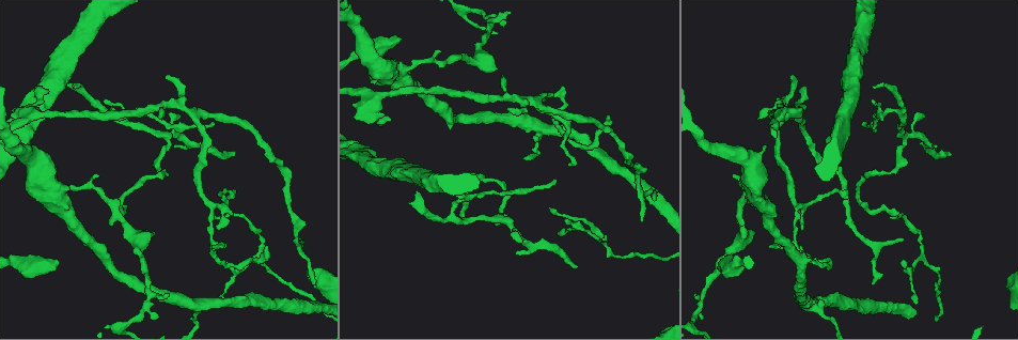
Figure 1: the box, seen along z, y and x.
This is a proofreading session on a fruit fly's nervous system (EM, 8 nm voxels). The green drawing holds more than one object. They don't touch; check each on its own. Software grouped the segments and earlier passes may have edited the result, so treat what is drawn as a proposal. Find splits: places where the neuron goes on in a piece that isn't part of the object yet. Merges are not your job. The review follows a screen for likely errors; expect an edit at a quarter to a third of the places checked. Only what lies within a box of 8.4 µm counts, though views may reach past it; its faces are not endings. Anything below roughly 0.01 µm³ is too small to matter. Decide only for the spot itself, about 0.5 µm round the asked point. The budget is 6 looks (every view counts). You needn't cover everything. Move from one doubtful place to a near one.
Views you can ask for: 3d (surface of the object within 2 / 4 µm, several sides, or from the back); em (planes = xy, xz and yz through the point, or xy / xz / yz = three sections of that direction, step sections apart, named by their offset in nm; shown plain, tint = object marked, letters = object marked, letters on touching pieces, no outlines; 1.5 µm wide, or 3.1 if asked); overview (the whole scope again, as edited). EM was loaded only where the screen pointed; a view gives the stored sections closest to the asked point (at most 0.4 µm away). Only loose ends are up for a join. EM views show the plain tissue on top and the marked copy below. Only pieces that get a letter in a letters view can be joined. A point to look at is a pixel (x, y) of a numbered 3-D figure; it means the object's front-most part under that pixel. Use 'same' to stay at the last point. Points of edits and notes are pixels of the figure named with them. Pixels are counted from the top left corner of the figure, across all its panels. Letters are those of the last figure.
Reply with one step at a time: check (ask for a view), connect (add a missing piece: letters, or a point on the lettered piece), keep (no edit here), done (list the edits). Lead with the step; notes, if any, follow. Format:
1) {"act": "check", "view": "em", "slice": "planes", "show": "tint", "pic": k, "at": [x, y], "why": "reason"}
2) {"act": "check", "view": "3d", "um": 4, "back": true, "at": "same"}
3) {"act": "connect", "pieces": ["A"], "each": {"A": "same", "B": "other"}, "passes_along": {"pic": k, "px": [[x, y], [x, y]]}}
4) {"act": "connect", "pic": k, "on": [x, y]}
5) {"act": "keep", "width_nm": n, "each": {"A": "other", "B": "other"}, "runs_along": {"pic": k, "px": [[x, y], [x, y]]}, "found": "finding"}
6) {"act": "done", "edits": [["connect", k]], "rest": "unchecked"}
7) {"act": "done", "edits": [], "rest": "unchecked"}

{"act": "check", "view": "em", "slice": "planes", "show": "tint", "pic": 1, "at": [896, 213], "why": "branch stops here"}

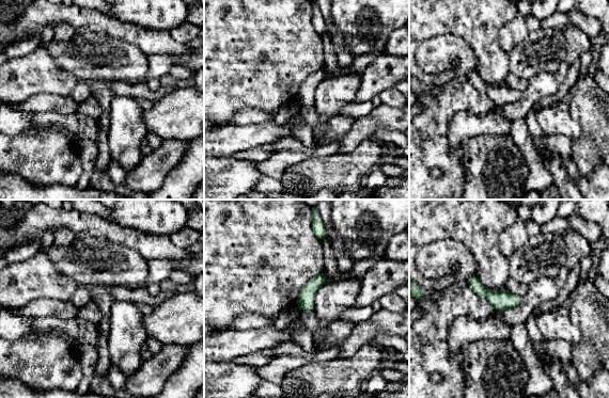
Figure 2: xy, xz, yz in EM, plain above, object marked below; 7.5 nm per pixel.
{"act": "check", "view": "em", "slice": "planes", "show": "letters", "at": "same", "why": "what lies round it"}

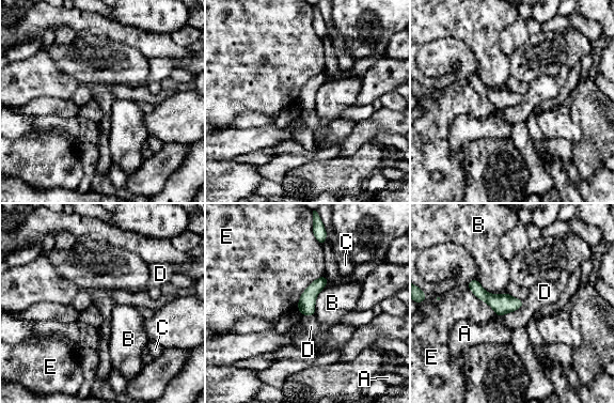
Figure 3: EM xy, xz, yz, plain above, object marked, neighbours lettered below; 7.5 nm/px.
{"act": "keep", "each": {"A": "other", "B": "other", "C": "other", "D": "other", "E": "other"}, "border": {"pic": 3, "px": [[470, 279], [469, 289], [498, 315]]}, "found": "none of them fits"}

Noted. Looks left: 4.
{"act": "check", "view": "3d", "um": 2, "back": true, "pic": 1, "at": [58, 261], "why": "branch stops here"}

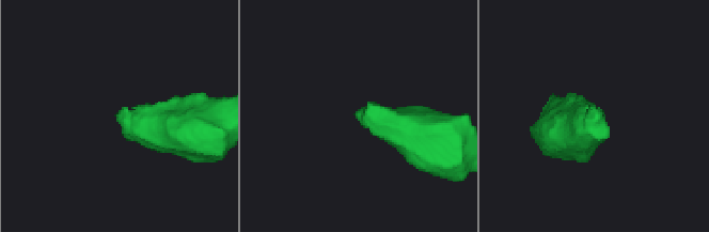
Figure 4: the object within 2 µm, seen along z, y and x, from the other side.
{"act": "check", "view": "em", "slice": "planes", "show": "letters", "pic": 4, "at": [365, 117], "why": "need the tissue"}

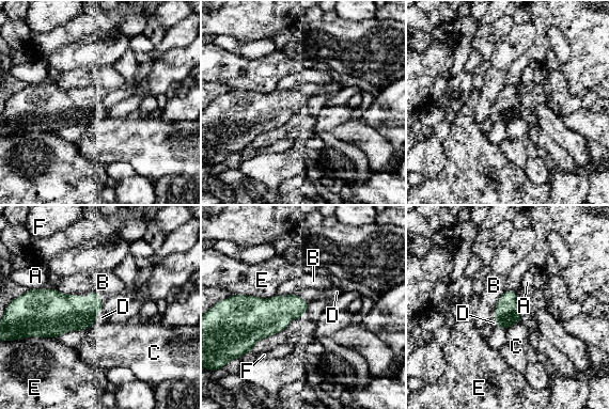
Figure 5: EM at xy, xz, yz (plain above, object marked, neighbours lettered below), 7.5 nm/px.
{"act": "connect", "pieces": ["D"], "longest_contact_nm": ["E", 320], "each": {"A": "other", "B": "other", "C": "other", "D": "same", "E": "other", "F": "other"}, "found": "it goes on there"}

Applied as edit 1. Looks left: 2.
{"act": "check", "view": "3d", "um": 4, "back": true, "pic": 1, "at": [791, 78]}

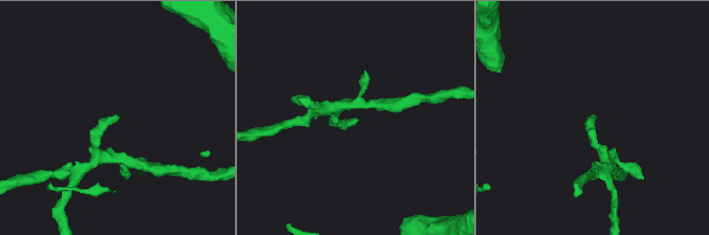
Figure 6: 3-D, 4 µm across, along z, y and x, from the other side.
{"act": "check", "view": "em", "slice": "planes", "show": "letters", "pic": 6, "at": [356, 118]}

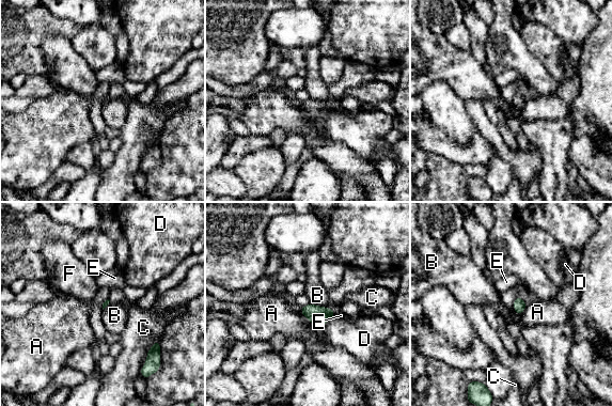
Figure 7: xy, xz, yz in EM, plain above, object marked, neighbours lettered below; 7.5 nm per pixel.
{"act": "connect", "pieces": ["F"], "each": {"A": "other", "B": "other", "C": "other", "D": "other", "E": "other", "F": "same"}, "passes_along": {"pic": 7, "px": [[519, 305], [521, 299], [523, 293]]}, "found": "the neuron continues"}

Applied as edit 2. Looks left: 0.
{"act": "done", "edits": [["connect", 5], ["connect", 7]], "rest": "unchecked"}

